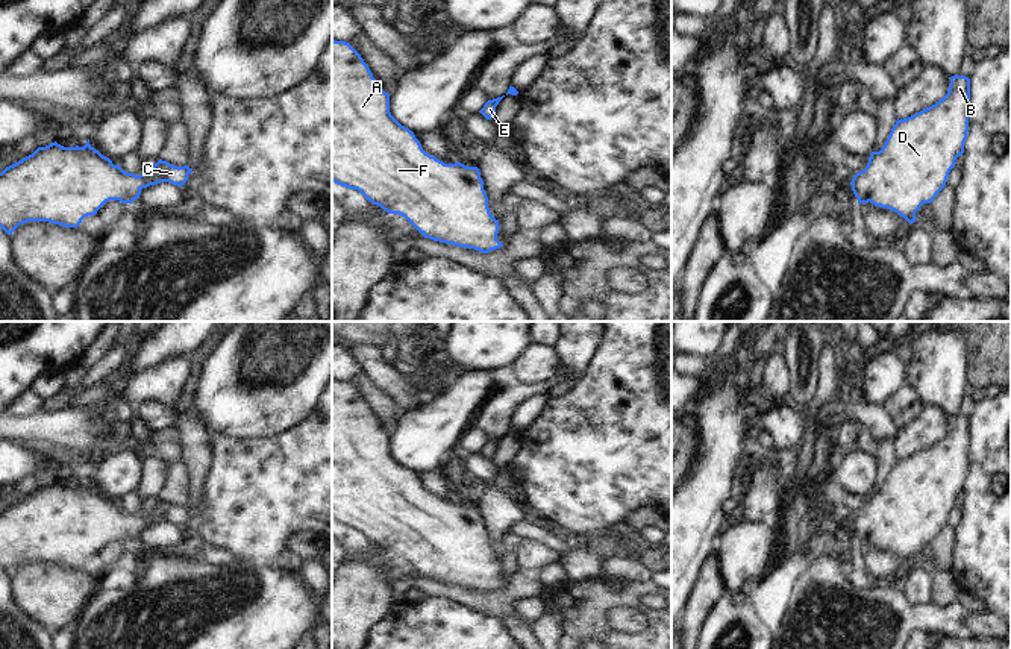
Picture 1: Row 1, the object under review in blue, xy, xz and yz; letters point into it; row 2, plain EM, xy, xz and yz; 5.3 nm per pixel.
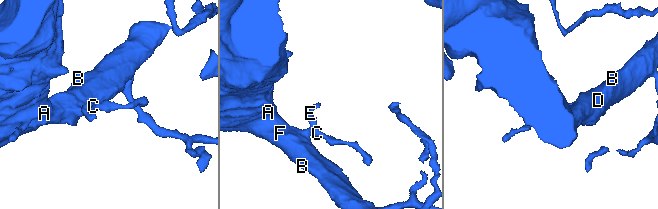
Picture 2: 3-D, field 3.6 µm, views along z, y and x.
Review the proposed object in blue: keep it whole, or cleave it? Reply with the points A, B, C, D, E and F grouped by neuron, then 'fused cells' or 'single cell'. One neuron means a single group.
A B C D E F | single cell

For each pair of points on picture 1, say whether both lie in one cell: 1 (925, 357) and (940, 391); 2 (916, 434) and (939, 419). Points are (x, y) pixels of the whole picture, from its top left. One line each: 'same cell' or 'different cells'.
1: same cell
2: same cell

